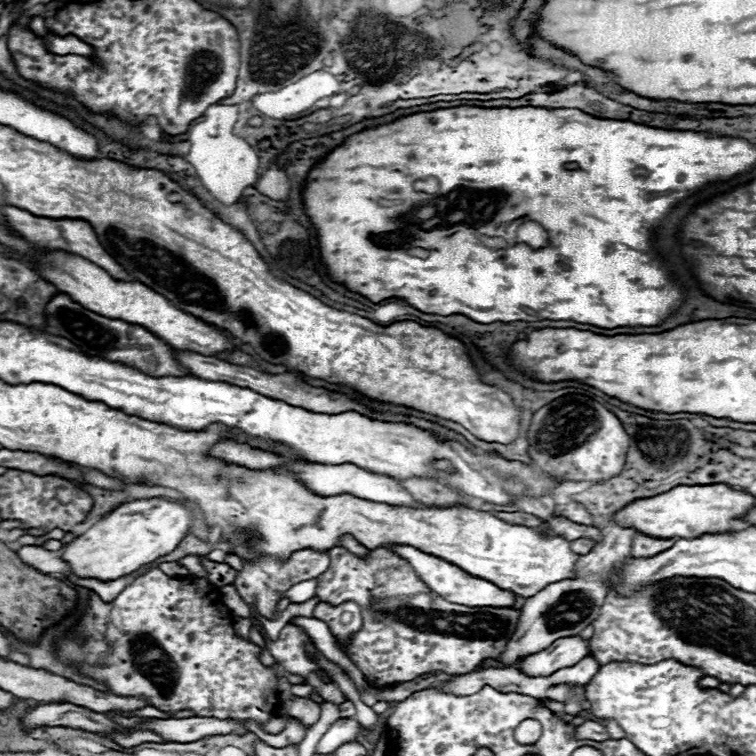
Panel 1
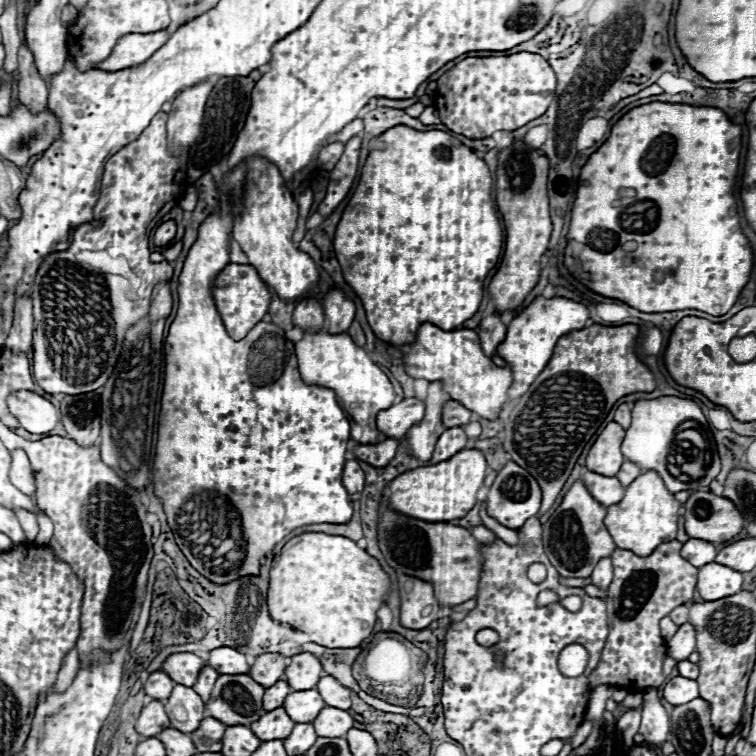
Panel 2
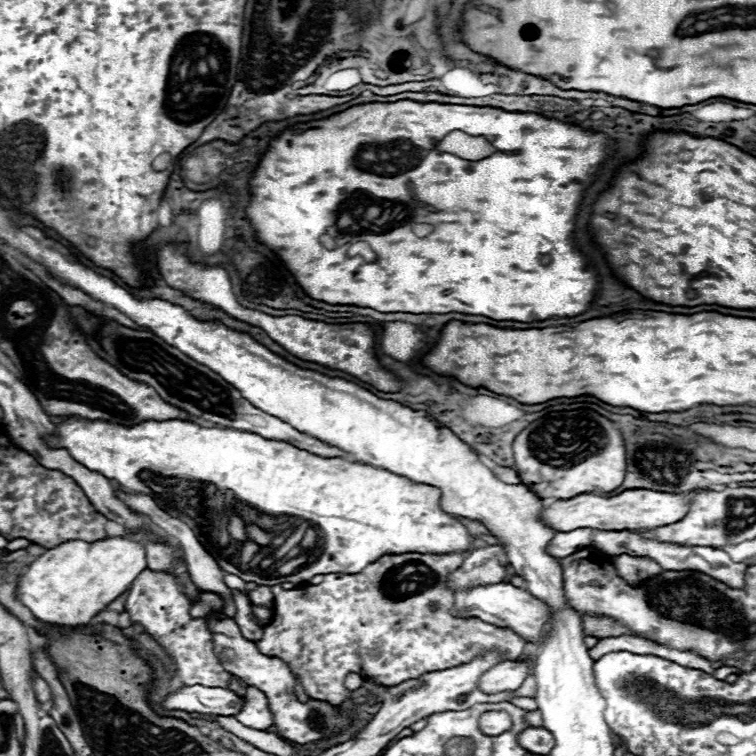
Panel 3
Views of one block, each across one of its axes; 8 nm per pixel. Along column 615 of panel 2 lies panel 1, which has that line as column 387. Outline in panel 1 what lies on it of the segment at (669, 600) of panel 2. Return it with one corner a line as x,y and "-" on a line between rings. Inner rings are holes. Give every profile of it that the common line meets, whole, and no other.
334,548
334,552
328,552
330,556
330,568
318,576
320,584
316,588
316,596
322,602
330,604
342,604
346,600
354,600
362,610
362,630
354,636
350,646
350,658
360,668
360,672
366,676
370,686
388,686
396,682
410,682
420,674
442,670
448,674
466,674
474,670
484,658
498,658
506,650
508,640
516,632
518,620
522,610
512,608
466,608
460,604
452,604
444,600
442,596
430,592
422,580
418,580
412,572
412,568
400,558
394,556
386,548
376,548
372,552
372,560
364,562
356,556
350,556
344,548

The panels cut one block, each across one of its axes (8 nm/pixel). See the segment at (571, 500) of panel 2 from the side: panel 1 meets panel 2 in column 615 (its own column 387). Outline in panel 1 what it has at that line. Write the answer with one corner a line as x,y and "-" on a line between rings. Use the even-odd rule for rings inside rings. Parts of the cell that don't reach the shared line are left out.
386,544
386,548
392,550
394,554
398,554
400,558
404,558
404,560
412,566
414,574
416,574
432,592
436,592
438,596
442,596
442,598
448,600
448,602
462,604
462,606
470,606
470,608
476,608
476,606
494,606
494,608
514,606
514,594
512,594
512,592
502,590
502,588
490,584
488,580
470,576
468,572
464,572
464,570
458,568
456,564
450,564
450,562
446,562
446,560
438,560
436,556
426,556
424,552
418,552
416,548
402,546
402,544

